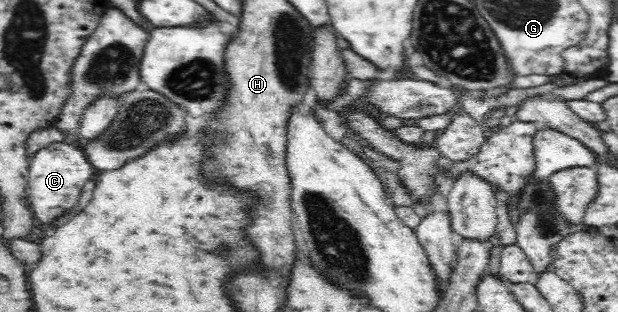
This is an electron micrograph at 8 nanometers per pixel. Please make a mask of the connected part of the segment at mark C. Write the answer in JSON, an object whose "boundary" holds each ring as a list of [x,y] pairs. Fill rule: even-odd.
{"boundary":[[[58,142],[37,150],[29,159],[26,174],[26,196],[29,210],[38,222],[48,224],[55,219],[62,219],[71,208],[76,206],[78,192],[89,179],[95,179],[94,167],[82,149]]]}

